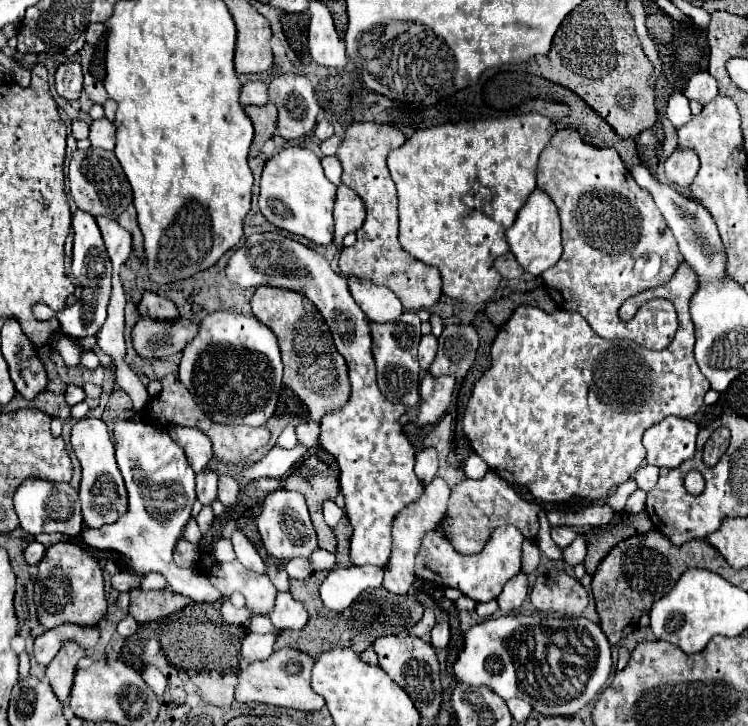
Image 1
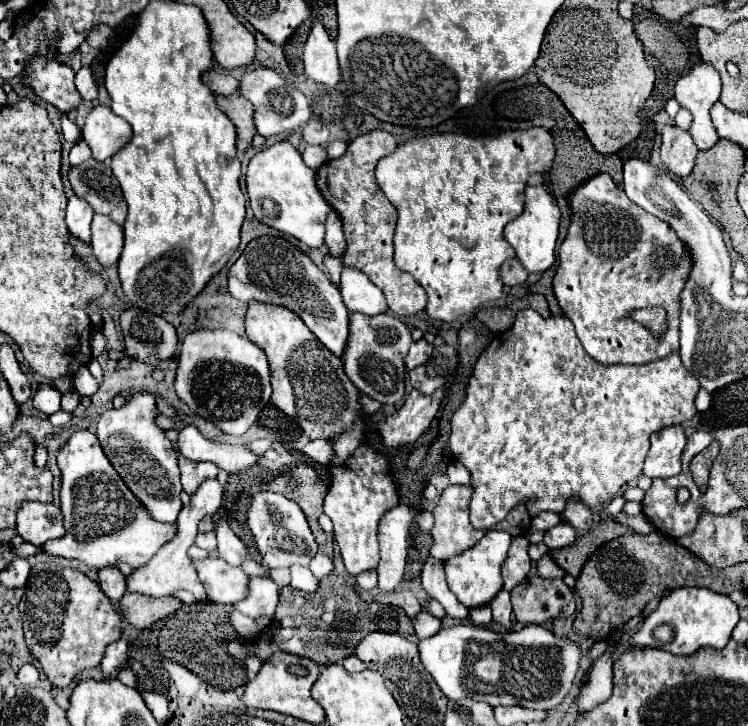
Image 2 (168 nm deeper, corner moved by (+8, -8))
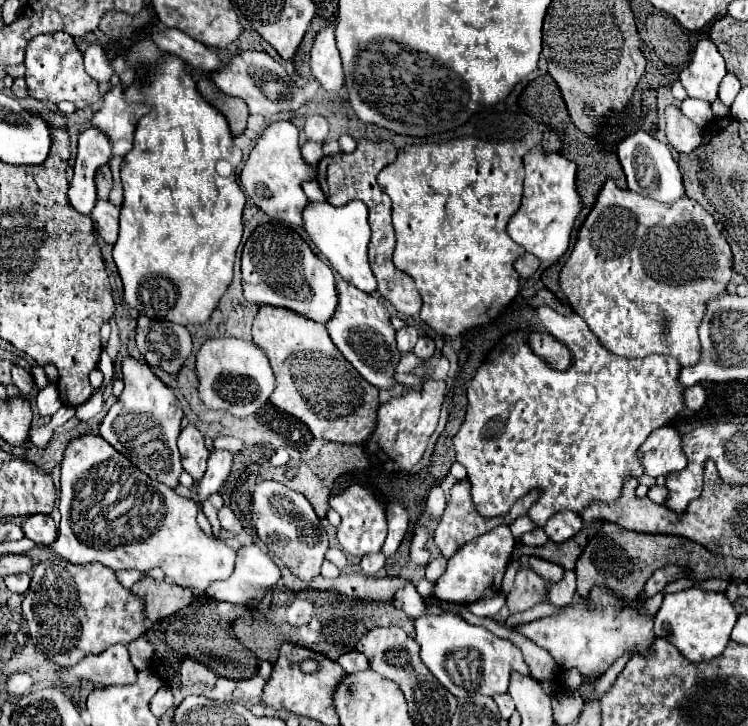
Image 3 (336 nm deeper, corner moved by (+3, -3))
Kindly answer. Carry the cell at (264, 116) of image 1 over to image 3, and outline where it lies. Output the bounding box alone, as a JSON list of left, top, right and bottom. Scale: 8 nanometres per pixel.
[196,76,248,136]

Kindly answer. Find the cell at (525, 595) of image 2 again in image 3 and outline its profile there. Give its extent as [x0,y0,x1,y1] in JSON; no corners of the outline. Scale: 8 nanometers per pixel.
[506,566,548,612]

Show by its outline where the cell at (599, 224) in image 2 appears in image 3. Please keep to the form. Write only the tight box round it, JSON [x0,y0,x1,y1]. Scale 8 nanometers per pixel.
[560,178,732,366]

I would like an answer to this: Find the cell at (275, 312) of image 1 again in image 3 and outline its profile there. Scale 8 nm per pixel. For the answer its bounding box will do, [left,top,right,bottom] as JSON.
[252,306,378,444]

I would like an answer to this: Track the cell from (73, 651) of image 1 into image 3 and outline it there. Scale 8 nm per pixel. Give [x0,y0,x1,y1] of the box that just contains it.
[22,558,146,668]

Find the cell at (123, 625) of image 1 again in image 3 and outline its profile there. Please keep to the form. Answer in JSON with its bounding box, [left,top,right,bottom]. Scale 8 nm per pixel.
[58,644,136,686]

